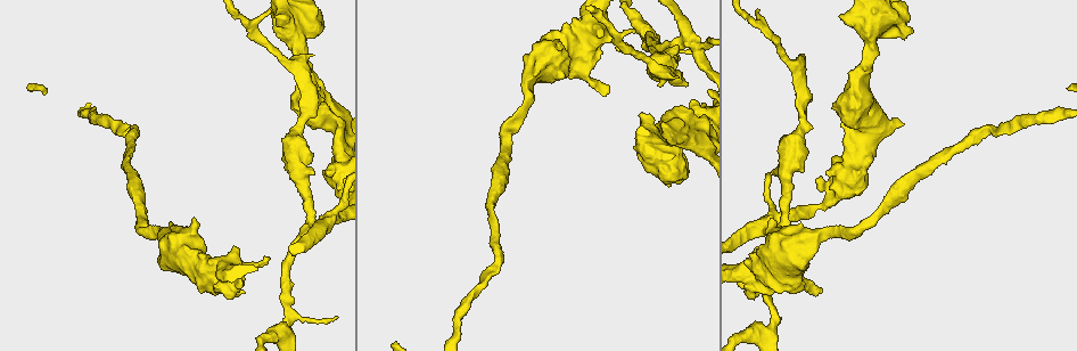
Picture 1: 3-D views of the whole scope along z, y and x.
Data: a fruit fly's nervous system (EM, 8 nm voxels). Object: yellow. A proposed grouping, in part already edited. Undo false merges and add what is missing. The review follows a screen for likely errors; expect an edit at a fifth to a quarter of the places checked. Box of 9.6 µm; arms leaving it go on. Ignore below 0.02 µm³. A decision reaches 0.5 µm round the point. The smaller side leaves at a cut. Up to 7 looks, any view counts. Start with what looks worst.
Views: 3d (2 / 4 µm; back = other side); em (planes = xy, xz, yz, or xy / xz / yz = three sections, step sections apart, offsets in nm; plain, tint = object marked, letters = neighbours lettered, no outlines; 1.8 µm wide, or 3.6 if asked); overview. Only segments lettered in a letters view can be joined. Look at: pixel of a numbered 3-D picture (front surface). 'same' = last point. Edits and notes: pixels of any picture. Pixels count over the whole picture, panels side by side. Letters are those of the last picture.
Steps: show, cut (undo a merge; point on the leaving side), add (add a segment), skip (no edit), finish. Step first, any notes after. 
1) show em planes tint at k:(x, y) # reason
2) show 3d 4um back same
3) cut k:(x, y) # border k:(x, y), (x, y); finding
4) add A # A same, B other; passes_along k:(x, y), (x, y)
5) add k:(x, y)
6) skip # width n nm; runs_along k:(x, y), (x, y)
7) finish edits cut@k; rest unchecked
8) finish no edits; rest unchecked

show 3d 2um at 1:(696, 44)

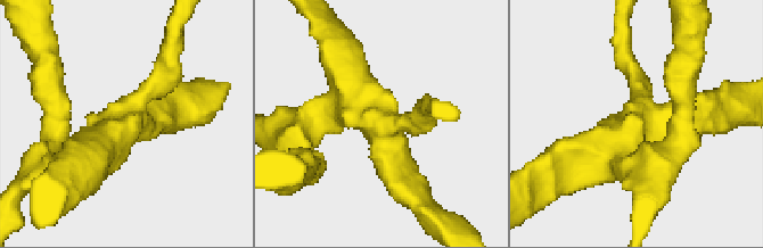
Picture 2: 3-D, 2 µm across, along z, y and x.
show em planes letters at 2:(127, 122) # arms 4

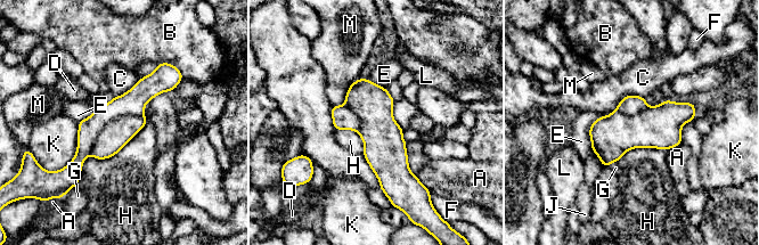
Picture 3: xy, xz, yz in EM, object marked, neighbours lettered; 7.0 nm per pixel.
cut 3:(132, 103) # longest_contact K 380 nm; A other, B other, C other, D other, E other, F other, G other, H other, J other, K other, L other, M other; border 3:(143, 114), (109, 121), (89, 153); two neurons meet here

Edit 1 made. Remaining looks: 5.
show overview # redraw

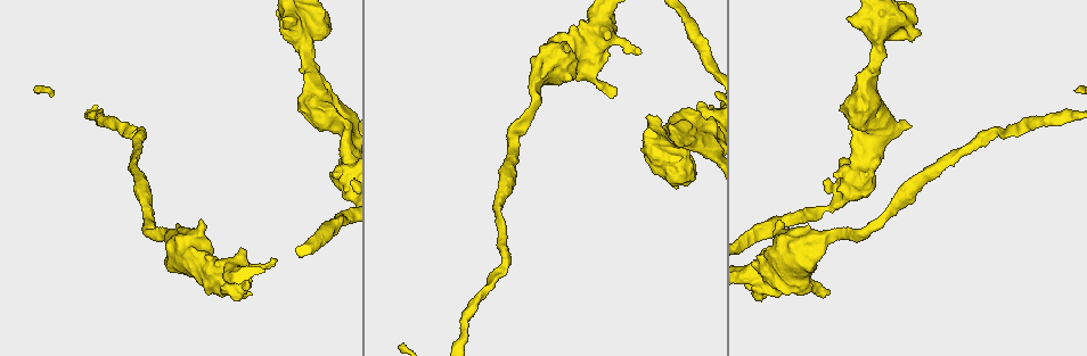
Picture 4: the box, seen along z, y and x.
show 3d 4um at 4:(785, 267) # calibre changes

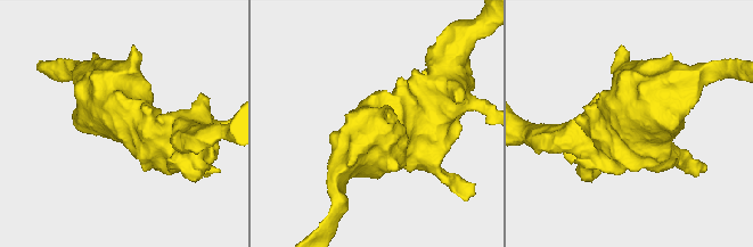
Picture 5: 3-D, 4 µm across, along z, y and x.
show em 3.6um planes letters at 5:(137, 126) # shape alone is not enough

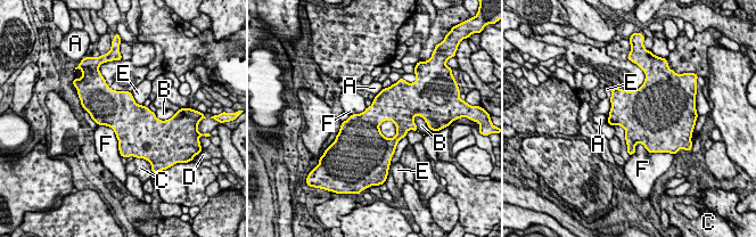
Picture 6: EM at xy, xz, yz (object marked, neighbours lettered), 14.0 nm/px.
skip # width 380 nm; A other, B other, C other, D other, E other, F other; border 6:(97, 124), (114, 131), (121, 155); continuous, no second neuron

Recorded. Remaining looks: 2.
show em 3.6um xy step 16 letters at 4:(248, 293) # branch stops here

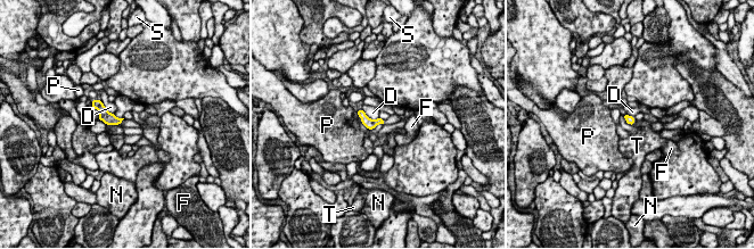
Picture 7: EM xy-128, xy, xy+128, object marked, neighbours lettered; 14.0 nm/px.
show em 3.6um planes letters same # cut it another way

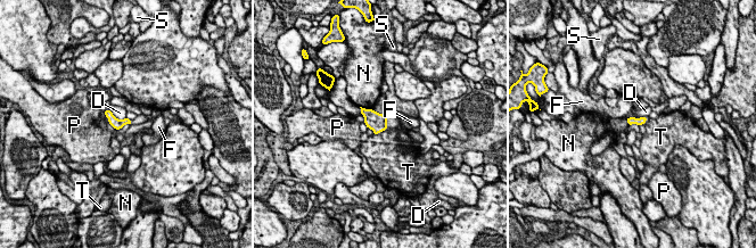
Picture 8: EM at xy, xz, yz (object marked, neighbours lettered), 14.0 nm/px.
skip # D other, F other, N other, P other, S other, T other; border 8:(634, 116), (626, 118); none of them fits

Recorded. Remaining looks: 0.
finish edits cut@3; rest unchecked

